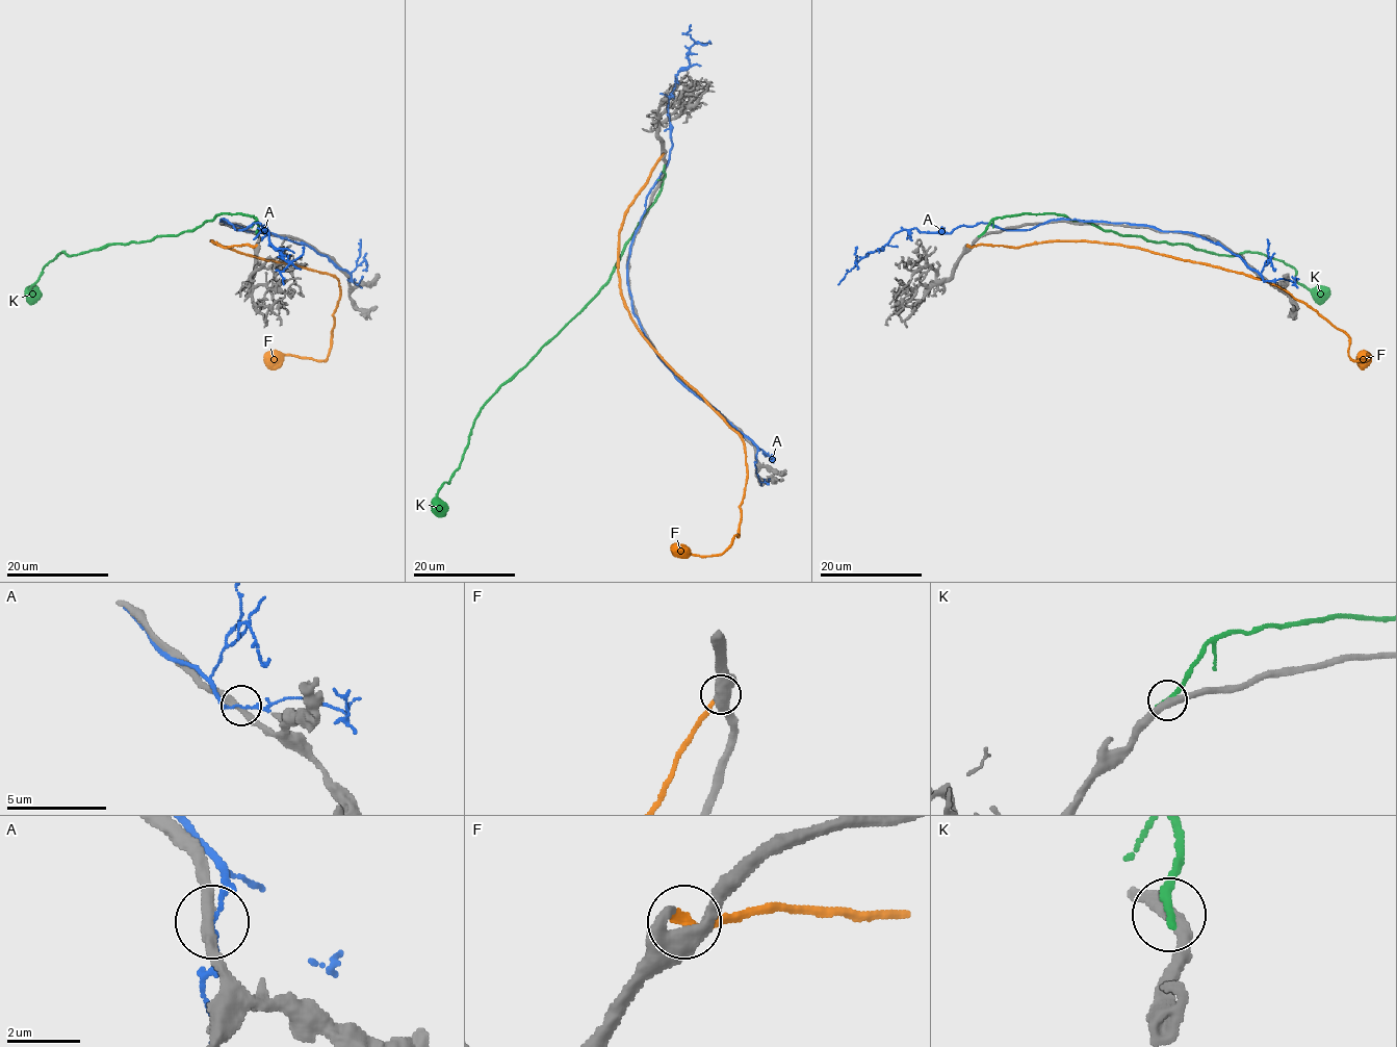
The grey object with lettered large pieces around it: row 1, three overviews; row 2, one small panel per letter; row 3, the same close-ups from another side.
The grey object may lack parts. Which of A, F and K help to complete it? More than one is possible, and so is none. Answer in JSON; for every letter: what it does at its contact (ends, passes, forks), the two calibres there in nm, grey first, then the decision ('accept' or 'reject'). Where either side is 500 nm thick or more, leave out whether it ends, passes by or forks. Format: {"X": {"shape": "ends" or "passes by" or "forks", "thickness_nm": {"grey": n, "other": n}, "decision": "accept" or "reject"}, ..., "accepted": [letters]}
{"A": {"shape": "passes by", "thickness_nm": {"grey": 320, "other": 110}, "decision": "reject"}, "F": {"shape": "ends", "thickness_nm": {"grey": 440, "other": 280}, "decision": "accept"}, "K": {"shape": "ends", "thickness_nm": {"grey": 360, "other": 260}, "decision": "reject"}, "accepted": ["F"]}

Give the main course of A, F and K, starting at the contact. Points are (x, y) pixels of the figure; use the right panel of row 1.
A: (1268, 281), (1222, 245), (1191, 232), (1059, 219), (1027, 230), (985, 222), (950, 232), (901, 230), (837, 284)
F: (968, 247), (1106, 243), (1245, 273), (1311, 306), (1349, 338), (1348, 355), (1356, 361), (1368, 355), (1362, 361)
K: (981, 235), (998, 218), (1054, 213), (1149, 241), (1235, 255), (1257, 252), (1282, 260), (1310, 289), (1330, 294)

